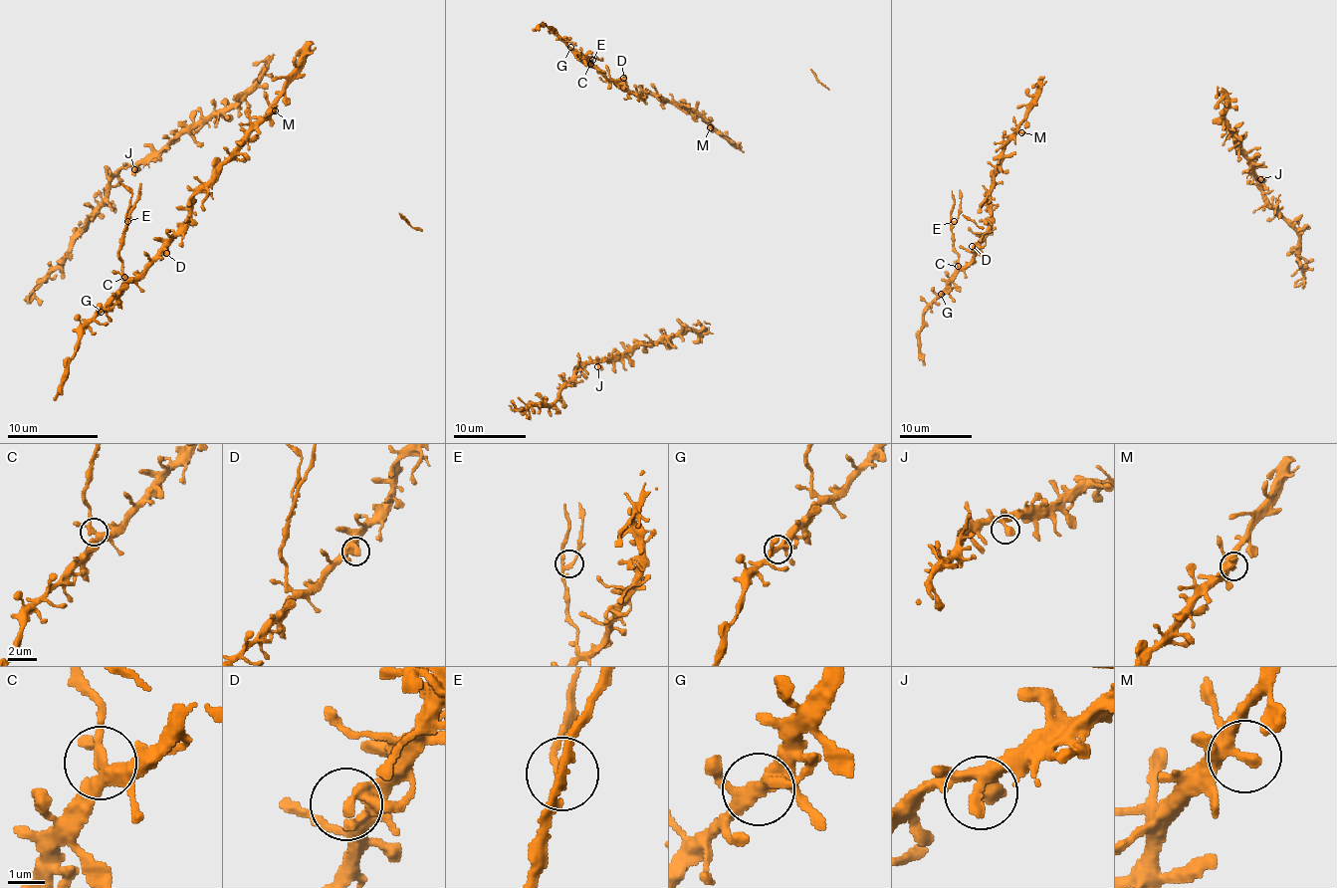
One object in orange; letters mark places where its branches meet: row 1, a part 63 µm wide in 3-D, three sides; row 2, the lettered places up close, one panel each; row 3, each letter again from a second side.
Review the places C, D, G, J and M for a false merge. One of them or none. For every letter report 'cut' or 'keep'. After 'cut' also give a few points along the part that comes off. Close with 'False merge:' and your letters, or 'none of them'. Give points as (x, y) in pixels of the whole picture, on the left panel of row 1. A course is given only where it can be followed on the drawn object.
C: cut; course (125, 278), (123, 260), (118, 255), (121, 235), (127, 226), (125, 212), (132, 194), (121, 183)
D: keep
G: keep
J: keep
M: keep
False merge: C

